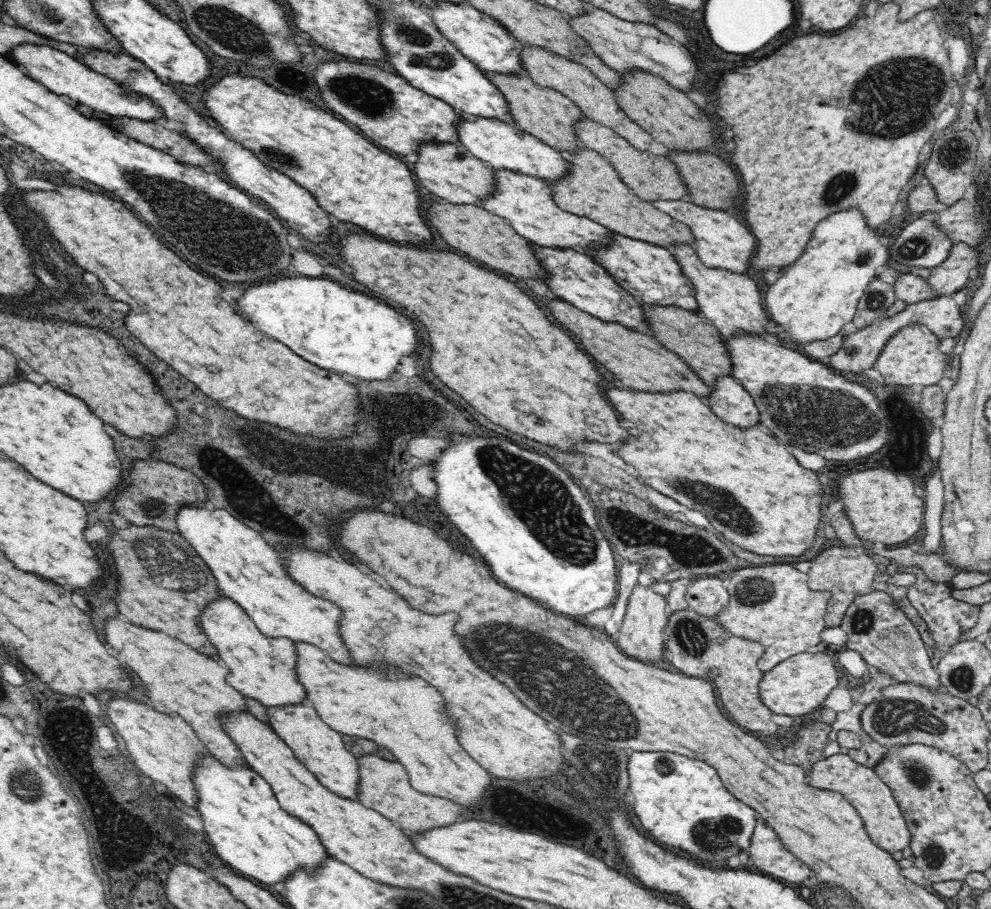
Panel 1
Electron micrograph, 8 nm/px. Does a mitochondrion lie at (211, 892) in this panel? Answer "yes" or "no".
no

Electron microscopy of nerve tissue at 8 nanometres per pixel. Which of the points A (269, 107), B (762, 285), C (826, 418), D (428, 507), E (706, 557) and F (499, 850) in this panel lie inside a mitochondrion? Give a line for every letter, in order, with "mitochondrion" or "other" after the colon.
A: other
B: other
C: mitochondrion
D: other
E: mitochondrion
F: other

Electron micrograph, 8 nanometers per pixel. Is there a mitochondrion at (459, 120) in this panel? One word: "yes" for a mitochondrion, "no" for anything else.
no

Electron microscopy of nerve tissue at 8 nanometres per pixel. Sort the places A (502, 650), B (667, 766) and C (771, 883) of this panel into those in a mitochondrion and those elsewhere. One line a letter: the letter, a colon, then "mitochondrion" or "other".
A: mitochondrion
B: mitochondrion
C: other

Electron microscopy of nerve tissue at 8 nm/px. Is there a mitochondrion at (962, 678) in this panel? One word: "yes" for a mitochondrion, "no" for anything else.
yes

